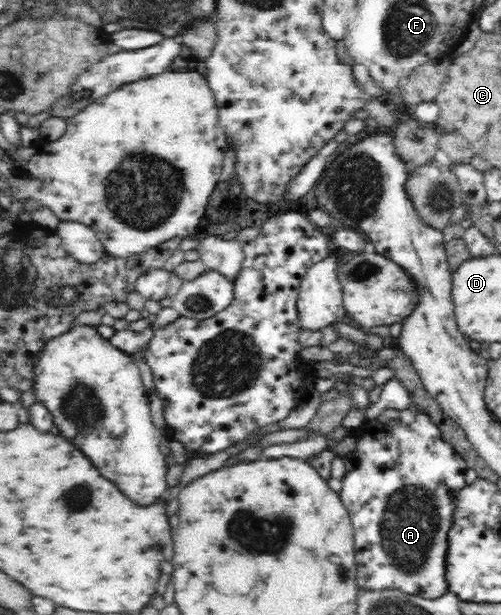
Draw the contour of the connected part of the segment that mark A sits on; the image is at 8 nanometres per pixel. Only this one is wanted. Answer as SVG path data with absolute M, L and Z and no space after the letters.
M415 405L403 411L386 408L377 418L366 420L354 429L351 435L356 439L353 453L358 463L341 479L339 494L353 526L357 586L375 591L393 587L393 590L425 599L442 597L448 593L445 569L447 531L453 523L457 495L466 486L466 461L441 438L437 424Z

